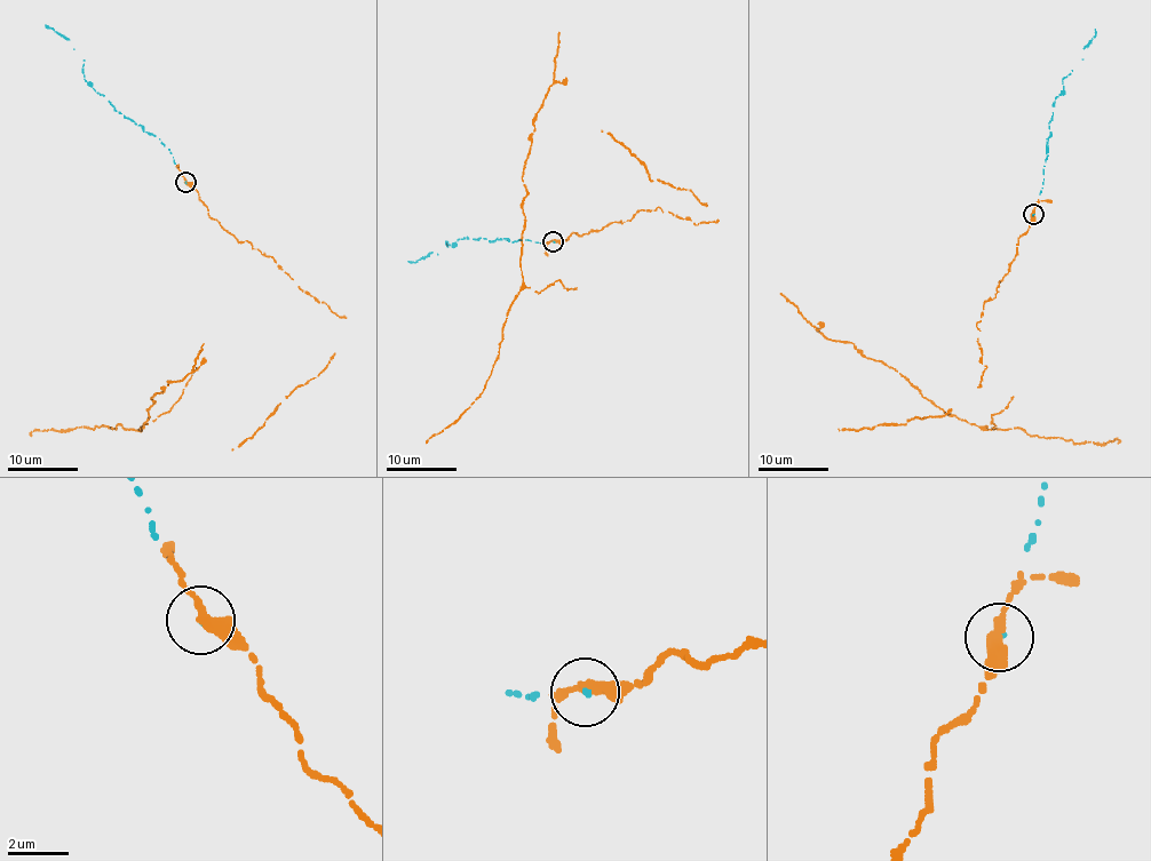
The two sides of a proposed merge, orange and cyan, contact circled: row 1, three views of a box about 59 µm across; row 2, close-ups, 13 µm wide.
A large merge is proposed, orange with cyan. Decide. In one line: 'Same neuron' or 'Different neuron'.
Same neuron

